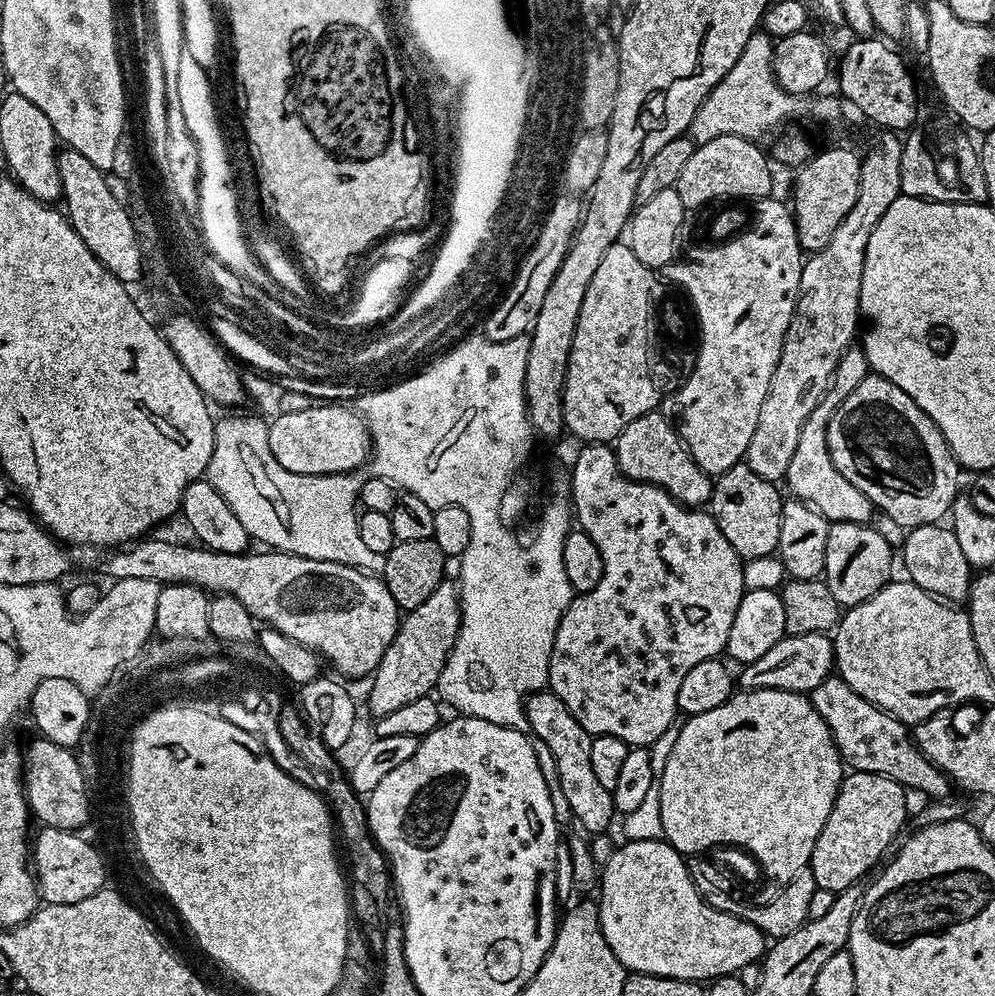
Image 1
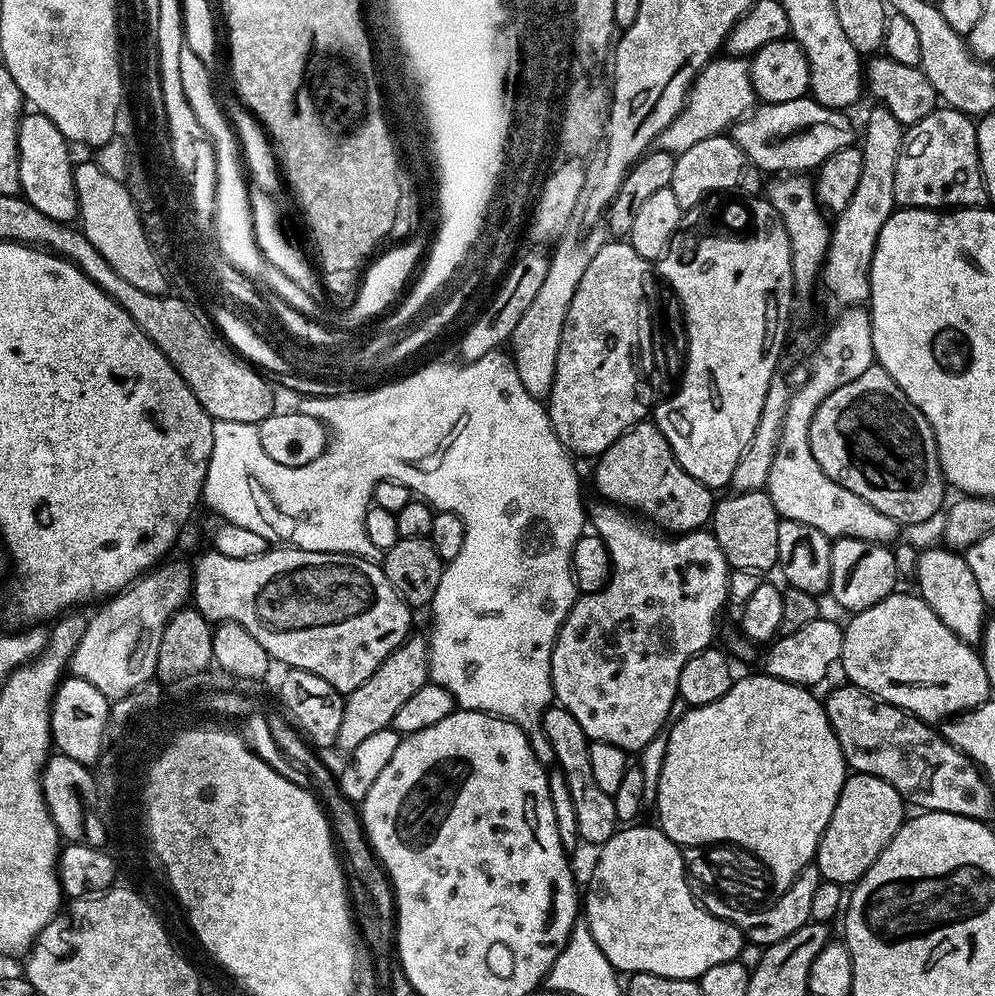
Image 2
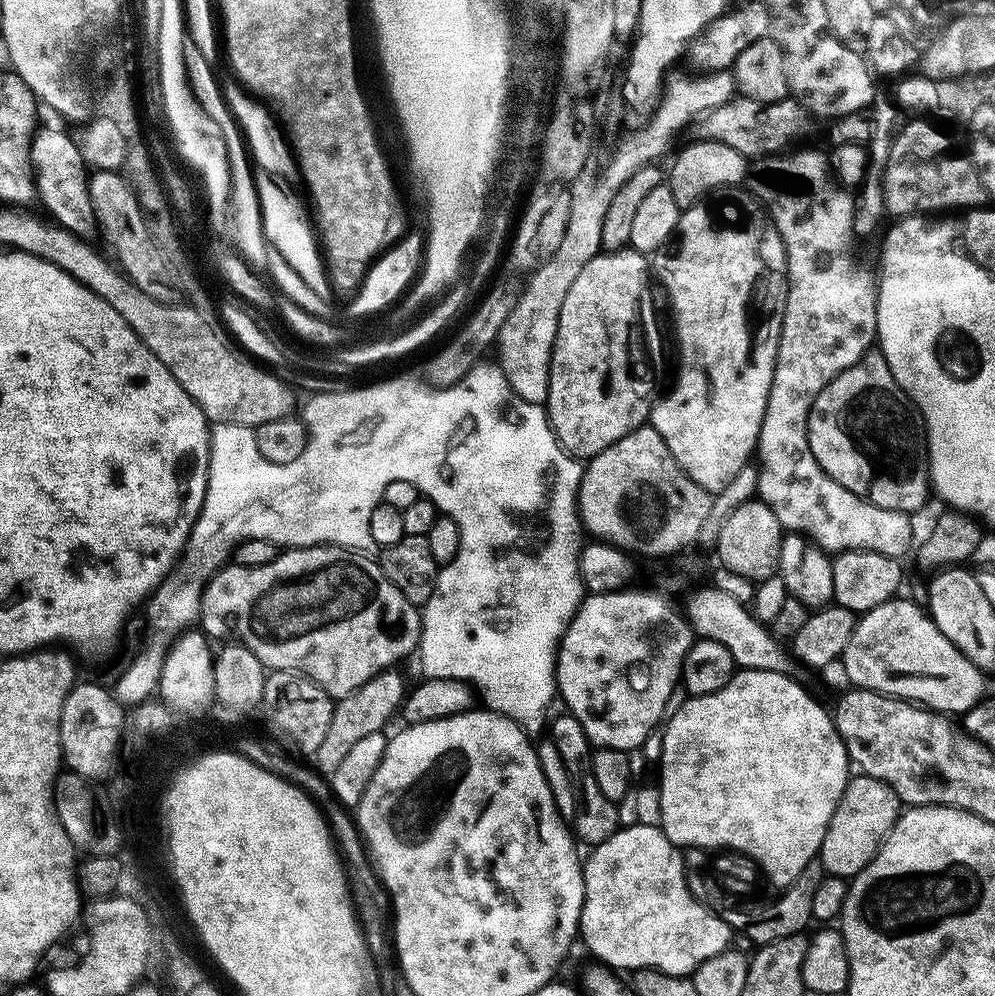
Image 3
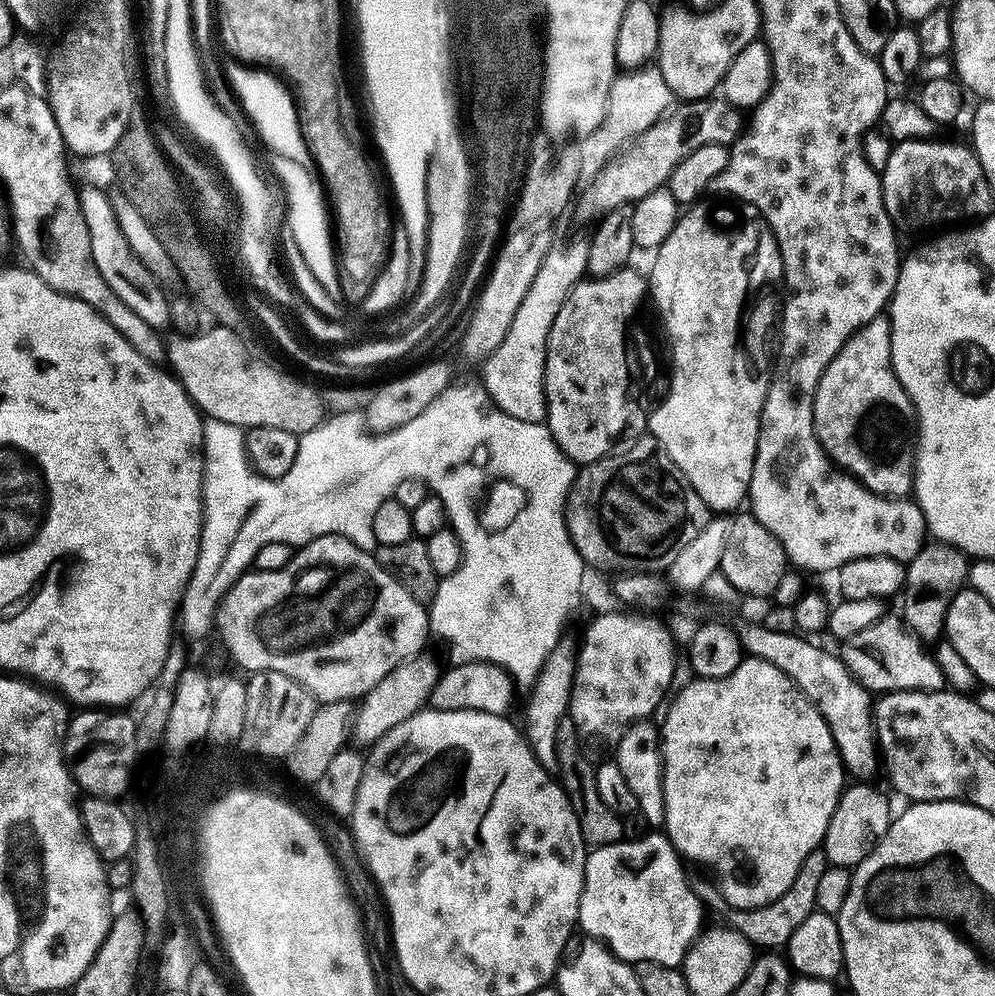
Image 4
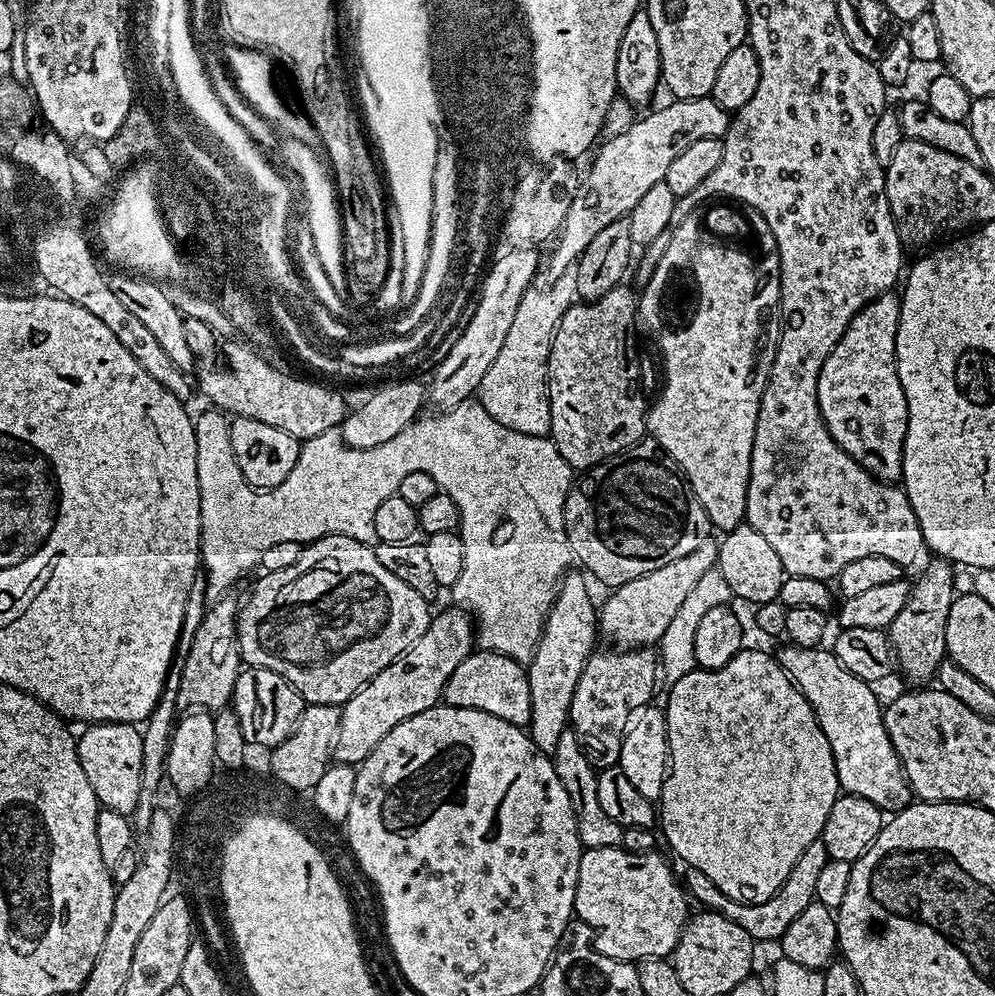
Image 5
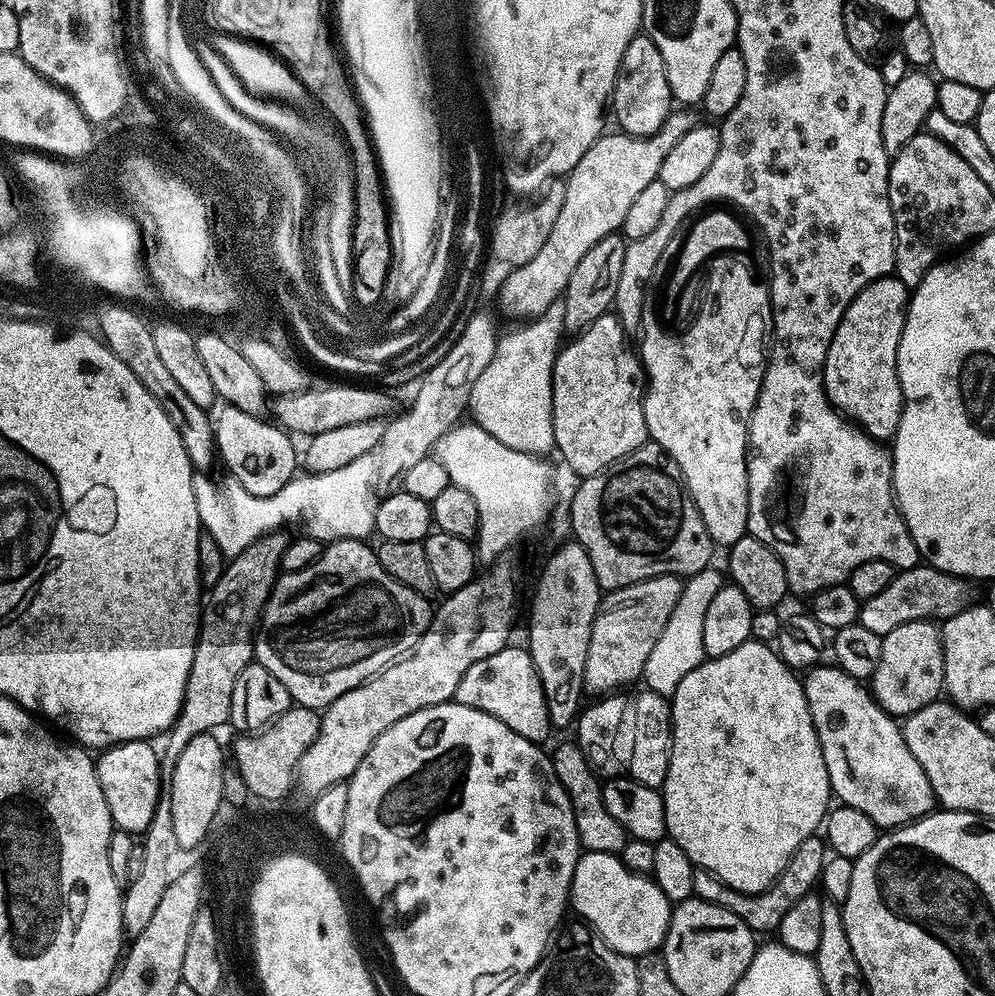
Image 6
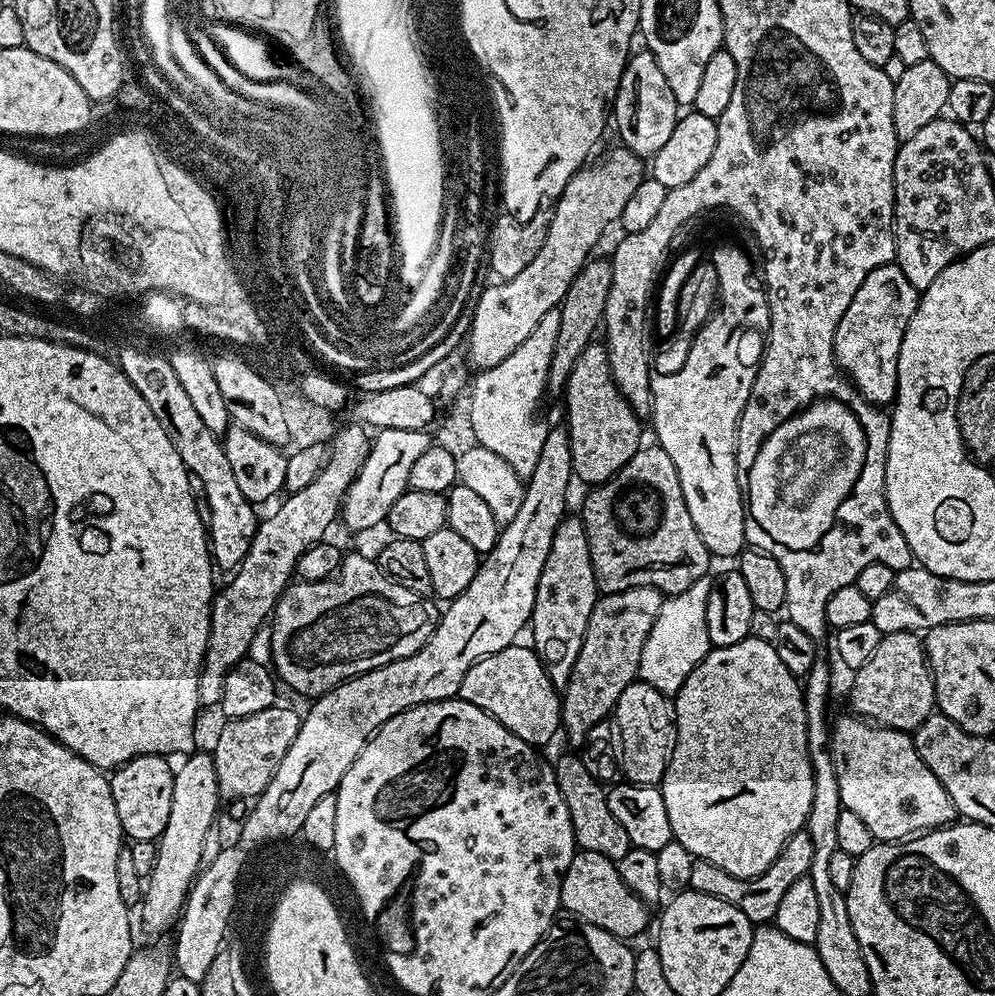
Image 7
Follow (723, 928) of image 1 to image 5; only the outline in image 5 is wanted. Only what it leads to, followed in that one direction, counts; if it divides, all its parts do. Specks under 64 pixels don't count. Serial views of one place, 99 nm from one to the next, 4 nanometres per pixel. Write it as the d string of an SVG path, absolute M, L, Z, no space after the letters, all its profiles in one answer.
M623 846L618 848L584 848L580 853L580 865L578 866L578 886L576 887L576 907L575 915L580 916L596 931L596 940L594 946L602 954L606 954L615 960L627 960L629 962L639 962L648 960L652 956L671 957L676 951L678 940L684 932L684 926L690 919L690 911L688 912L689 897L686 895L685 889L676 881L676 876L672 873L672 868L666 861L660 857L659 851L654 852L627 852Z

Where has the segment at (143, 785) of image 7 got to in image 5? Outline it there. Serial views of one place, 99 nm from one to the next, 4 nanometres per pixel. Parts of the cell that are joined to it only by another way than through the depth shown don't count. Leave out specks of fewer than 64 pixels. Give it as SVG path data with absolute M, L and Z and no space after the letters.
M88 724L85 729L84 733L79 733L76 741L76 753L78 754L78 762L82 762L82 771L86 773L86 779L90 782L91 788L94 789L97 802L101 808L109 808L118 814L131 817L135 807L138 806L138 792L141 789L143 731L135 724Z

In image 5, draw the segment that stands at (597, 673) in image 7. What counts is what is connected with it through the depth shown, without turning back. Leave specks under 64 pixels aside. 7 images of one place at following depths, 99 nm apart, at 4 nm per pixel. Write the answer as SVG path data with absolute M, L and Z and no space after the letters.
M705 542L698 546L686 558L678 558L670 562L670 566L661 566L658 570L650 570L650 574L642 574L611 593L612 596L598 608L598 628L613 640L620 650L629 648L647 648L659 645L662 634L674 618L678 606L686 599L686 594L694 590L702 582L702 578L716 568L717 545Z

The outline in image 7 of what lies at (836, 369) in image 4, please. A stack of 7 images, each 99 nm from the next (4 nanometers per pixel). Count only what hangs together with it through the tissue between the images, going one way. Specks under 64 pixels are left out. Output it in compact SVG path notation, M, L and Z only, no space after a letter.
M895 262L883 264L870 270L870 274L866 274L866 282L862 282L862 286L858 286L858 294L854 294L854 302L850 302L850 306L846 306L846 310L838 322L838 330L834 330L833 354L836 356L839 370L851 381L862 398L871 404L888 406L895 401L898 386L896 359L900 353L904 331L916 309L917 299L918 289L910 286L906 274L902 274L898 265Z

